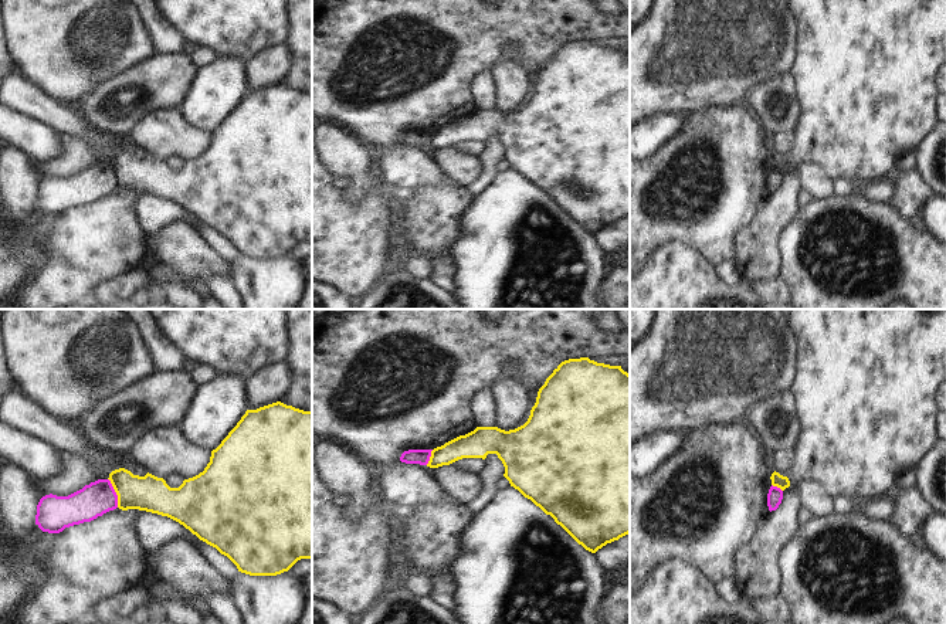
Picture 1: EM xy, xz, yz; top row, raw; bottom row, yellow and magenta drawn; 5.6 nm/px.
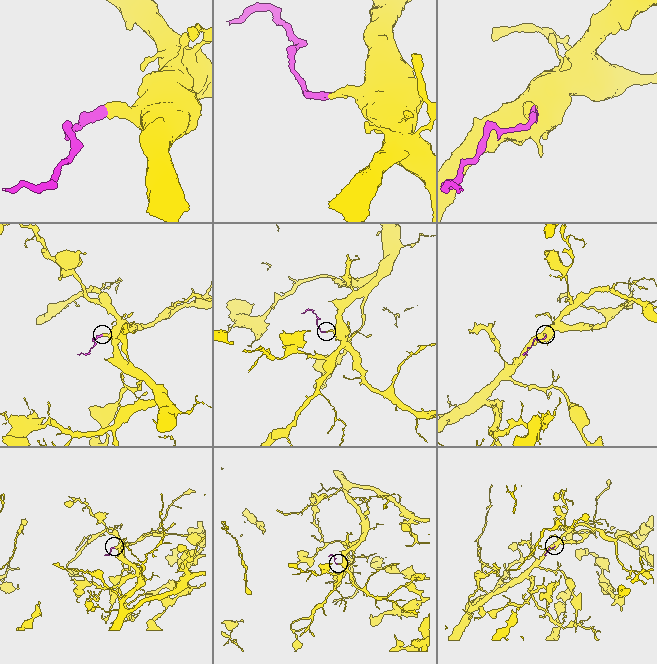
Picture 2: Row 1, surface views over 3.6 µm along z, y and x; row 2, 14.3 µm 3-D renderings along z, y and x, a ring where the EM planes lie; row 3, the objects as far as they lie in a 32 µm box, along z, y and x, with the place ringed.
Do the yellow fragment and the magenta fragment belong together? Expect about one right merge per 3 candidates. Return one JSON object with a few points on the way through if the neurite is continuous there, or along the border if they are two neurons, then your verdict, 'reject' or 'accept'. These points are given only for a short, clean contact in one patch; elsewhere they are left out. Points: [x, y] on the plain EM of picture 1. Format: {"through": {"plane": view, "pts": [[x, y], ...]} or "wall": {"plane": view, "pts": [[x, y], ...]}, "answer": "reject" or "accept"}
{"wall": {"plane": "xy", "pts": [[108, 160], [117, 177], [118, 189]]}, "answer": "reject"}

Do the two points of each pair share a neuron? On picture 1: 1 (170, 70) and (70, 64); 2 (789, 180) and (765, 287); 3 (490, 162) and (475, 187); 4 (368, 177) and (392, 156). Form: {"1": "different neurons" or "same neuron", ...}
{"1": "different neurons", "2": "different neurons", "3": "same neuron", "4": "different neurons"}

